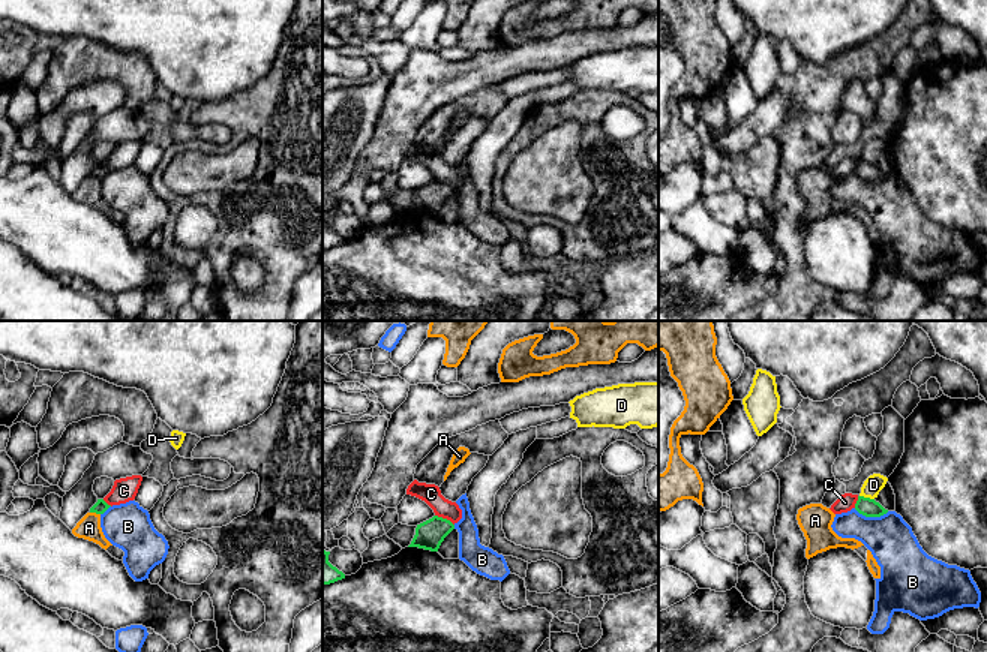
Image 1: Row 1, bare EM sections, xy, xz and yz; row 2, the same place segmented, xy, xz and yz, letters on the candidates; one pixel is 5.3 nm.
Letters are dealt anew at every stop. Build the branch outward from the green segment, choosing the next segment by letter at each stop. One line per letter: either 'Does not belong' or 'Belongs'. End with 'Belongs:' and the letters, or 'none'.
A: Does not belong
B: Does not belong
C: Does not belong
D: Does not belong
Belongs: none

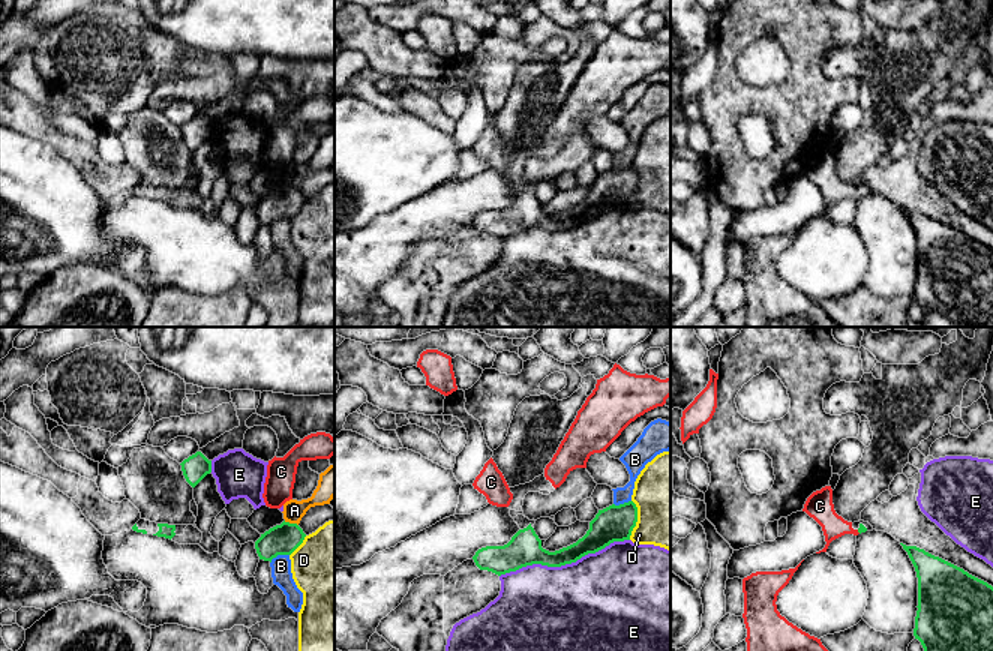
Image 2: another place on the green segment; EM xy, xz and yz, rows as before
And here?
A: Does not belong
B: Does not belong
C: Belongs
D: Does not belong
E: Does not belong
Belongs: C

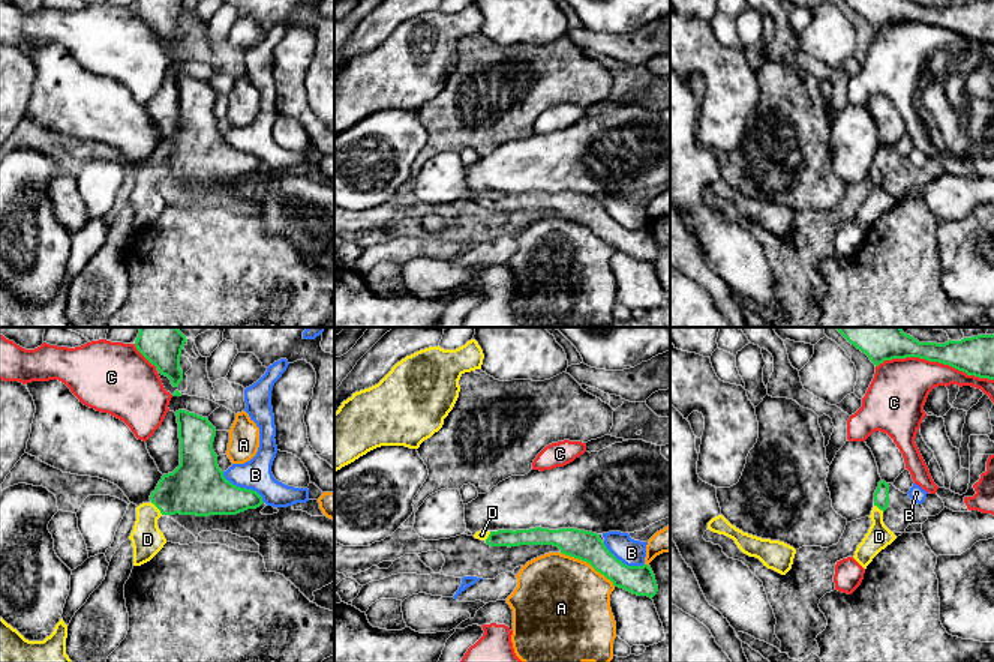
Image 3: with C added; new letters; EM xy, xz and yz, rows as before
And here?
A: Does not belong
B: Does not belong
C: Does not belong
D: Belongs
Belongs: D

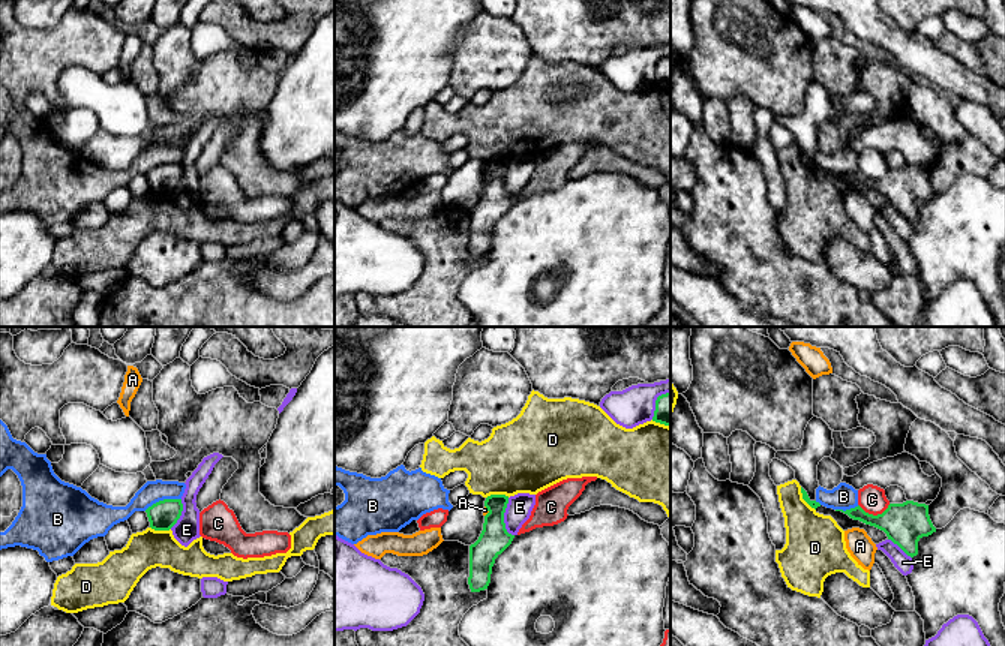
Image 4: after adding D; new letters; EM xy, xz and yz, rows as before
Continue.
A: Does not belong
B: Does not belong
C: Does not belong
D: Does not belong
E: Does not belong
Belongs: none

